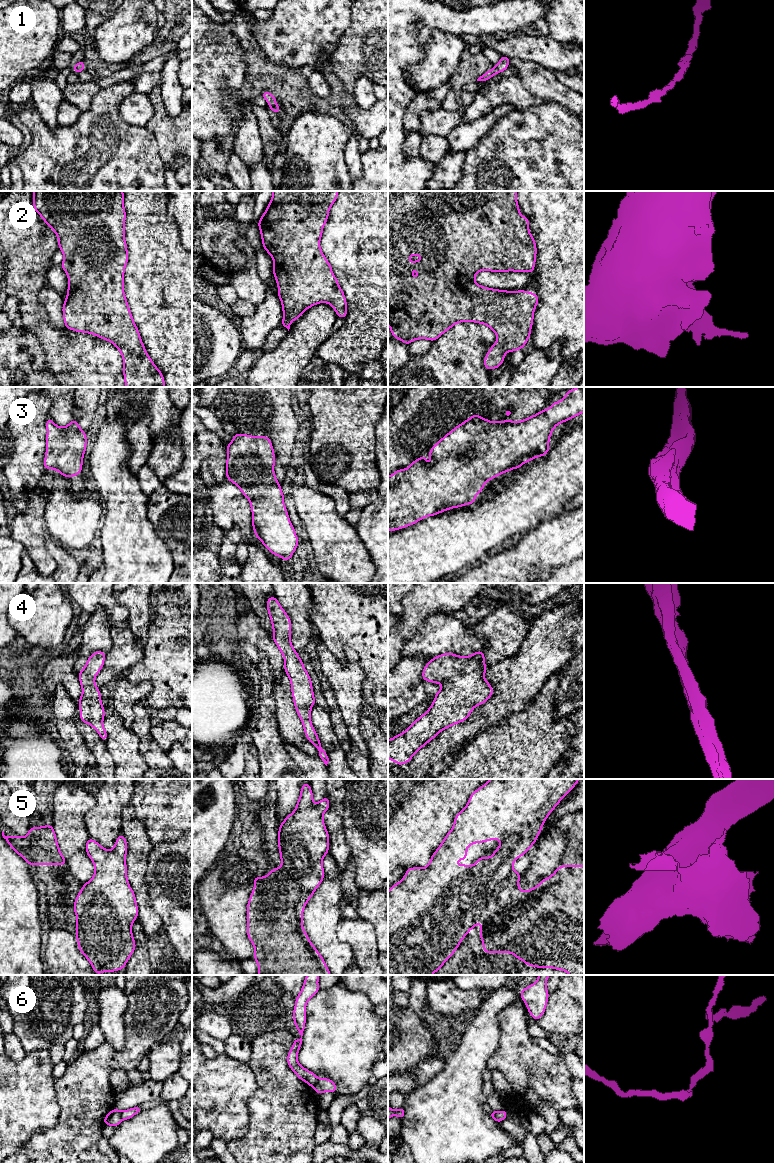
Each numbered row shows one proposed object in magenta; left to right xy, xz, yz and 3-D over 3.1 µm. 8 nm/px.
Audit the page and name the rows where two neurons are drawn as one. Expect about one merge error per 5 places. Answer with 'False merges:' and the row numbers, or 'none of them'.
False merges: none of them

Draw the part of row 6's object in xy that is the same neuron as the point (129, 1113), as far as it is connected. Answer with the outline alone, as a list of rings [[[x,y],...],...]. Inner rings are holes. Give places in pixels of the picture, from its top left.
[[[140,1106],[133,1107],[124,1111],[119,1111],[116,1108],[113,1108],[111,1112],[104,1117],[104,1125],[117,1127],[122,1120],[131,1119],[134,1115],[142,1110],[143,1109]]]

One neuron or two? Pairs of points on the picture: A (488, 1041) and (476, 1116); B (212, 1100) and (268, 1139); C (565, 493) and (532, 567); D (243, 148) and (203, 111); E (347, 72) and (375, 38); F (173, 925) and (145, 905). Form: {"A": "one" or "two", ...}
{"A": "one", "B": "two", "C": "two", "D": "two", "E": "one", "F": "two"}

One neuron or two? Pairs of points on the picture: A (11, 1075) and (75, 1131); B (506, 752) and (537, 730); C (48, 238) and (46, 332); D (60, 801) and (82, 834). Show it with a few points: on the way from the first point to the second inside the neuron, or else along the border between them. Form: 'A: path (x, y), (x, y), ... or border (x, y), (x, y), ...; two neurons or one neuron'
A: border (56, 1093), (60, 1116), (58, 1122), (50, 1129); two neurons
B: path (514, 752), (529, 738); one neuron
C: path (31, 261), (31, 309); one neuron
D: path (68, 809), (68, 818), (76, 826); one neuron

